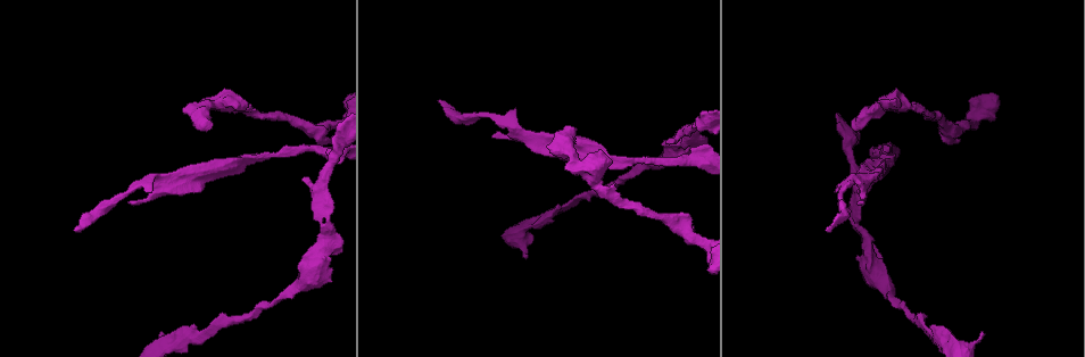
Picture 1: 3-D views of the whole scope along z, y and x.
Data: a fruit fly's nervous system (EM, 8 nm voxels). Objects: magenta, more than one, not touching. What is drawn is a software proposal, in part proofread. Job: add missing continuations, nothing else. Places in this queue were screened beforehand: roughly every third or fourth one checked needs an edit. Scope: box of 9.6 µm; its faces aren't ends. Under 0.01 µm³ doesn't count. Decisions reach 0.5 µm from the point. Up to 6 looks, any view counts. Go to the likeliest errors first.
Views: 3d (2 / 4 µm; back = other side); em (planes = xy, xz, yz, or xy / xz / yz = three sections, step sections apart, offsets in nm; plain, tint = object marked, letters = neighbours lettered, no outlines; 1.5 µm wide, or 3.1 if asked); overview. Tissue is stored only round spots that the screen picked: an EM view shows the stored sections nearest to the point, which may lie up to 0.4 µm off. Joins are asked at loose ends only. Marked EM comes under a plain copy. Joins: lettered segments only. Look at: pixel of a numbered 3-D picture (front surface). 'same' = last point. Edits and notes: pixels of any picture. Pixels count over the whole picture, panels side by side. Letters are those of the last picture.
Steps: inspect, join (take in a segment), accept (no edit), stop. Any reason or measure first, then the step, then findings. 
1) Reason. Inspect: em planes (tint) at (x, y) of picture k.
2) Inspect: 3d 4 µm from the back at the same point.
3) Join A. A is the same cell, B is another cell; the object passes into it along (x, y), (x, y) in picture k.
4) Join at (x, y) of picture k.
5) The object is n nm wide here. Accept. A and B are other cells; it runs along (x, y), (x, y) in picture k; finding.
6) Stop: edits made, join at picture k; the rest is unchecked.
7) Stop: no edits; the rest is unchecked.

Tapers out. Inspect: 3d 2 µm from the back at (527, 257) of picture 1.

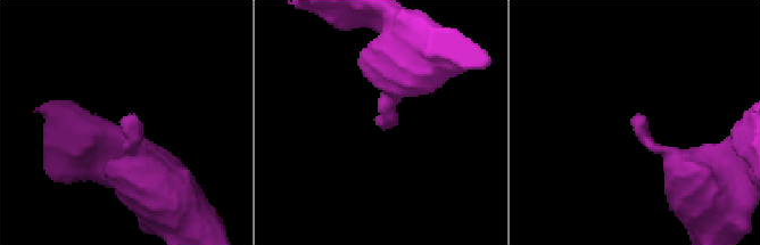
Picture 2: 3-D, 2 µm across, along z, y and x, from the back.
Inspect: em planes (letters) at (639, 124) of picture 2.

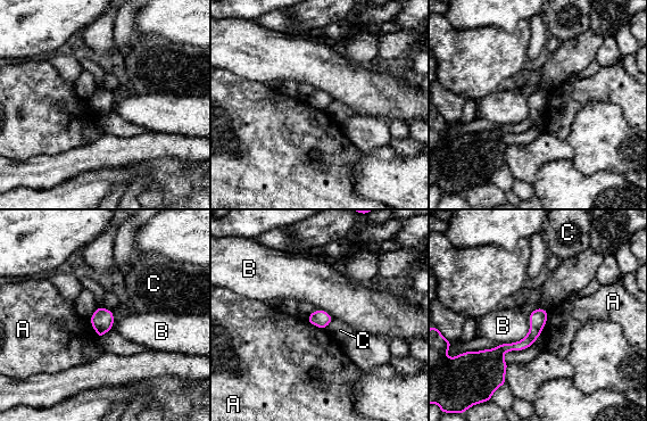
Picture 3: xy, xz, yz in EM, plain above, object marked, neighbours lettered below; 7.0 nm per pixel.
The object is 120 nm wide here. Accept. A, B and C are other cells; it runs along (545, 314), (522, 345), (480, 354) in picture 3; no lettered segment goes on from it.

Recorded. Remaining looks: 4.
An open end. Inspect: em xy step 4 (letters) at (827, 227) of picture 1.

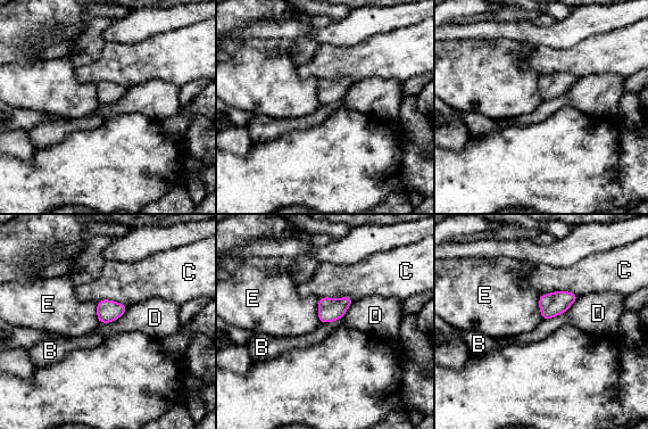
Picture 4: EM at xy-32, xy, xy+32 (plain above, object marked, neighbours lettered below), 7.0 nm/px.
The object is 160 nm wide here; the longest contact is with C, 280 nm. Accept. B, C, D and E are other cells; no lettered segment goes on from it.

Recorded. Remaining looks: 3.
Branch stops here. Inspect: 3d 4 µm at (149, 189) of picture 1.

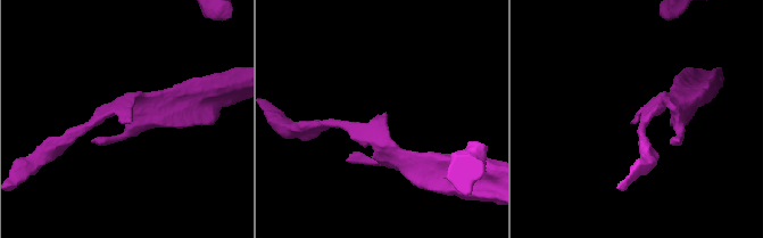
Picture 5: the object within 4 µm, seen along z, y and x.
Inspect: em yz step 4 (letters) at (383, 113) of picture 5.

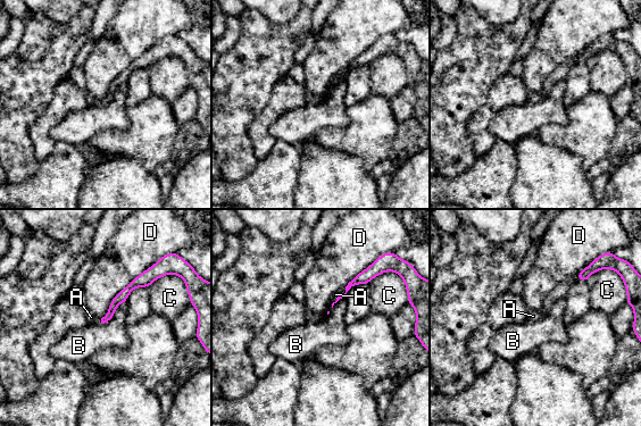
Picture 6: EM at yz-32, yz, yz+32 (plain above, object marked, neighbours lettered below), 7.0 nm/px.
The longest contact is with D, 550 nm. Accept. A, B, C and D are other cells; no lettered segment goes on from it.

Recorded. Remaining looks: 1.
Stop: no edits; the rest is unchecked.

